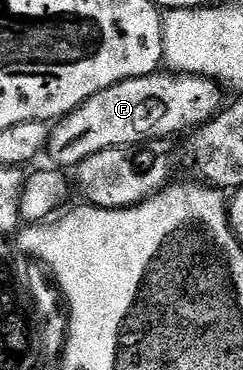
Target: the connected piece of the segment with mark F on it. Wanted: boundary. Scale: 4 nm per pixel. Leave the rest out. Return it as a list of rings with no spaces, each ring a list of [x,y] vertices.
[[[157,72],[146,77],[136,77],[130,80],[120,81],[96,93],[68,115],[65,115],[51,131],[47,151],[55,165],[62,168],[76,167],[81,161],[90,155],[110,148],[129,147],[142,144],[144,140],[166,138],[182,130],[187,131],[207,121],[219,113],[223,91],[212,79],[203,78],[195,74],[177,74],[174,72]]]

